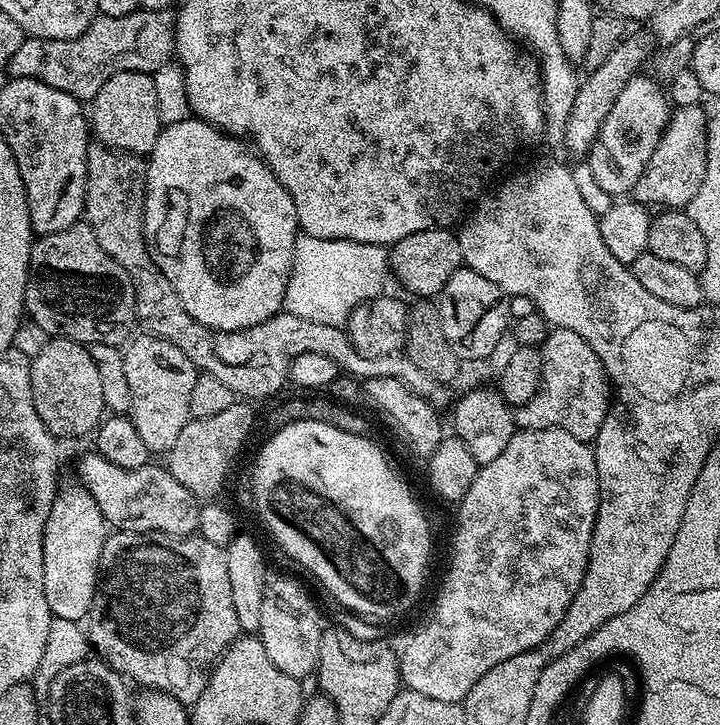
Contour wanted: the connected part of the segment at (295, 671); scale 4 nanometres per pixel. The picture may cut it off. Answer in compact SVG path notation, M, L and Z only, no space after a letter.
M273 579L262 598L262 622L259 637L266 654L282 674L290 674L294 679L303 681L316 670L318 654L322 650L322 634L326 627L320 621L320 612L308 592L292 580Z

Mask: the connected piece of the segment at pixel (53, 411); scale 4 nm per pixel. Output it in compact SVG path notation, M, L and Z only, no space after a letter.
M64 336L49 338L46 346L37 356L31 357L30 386L34 394L34 410L38 410L38 418L57 438L63 436L84 436L95 433L96 427L106 415L102 398L102 381L98 379L98 366L94 366L91 351L77 340L67 340Z

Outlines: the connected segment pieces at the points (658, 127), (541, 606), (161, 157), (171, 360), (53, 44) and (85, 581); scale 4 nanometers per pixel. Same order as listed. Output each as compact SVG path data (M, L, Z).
M637 74L626 82L614 106L610 106L610 114L606 114L598 138L586 157L594 182L614 198L624 198L631 193L669 122L670 97L667 91L651 75L644 75Z
M561 428L518 430L494 462L479 465L470 490L458 501L452 557L432 613L405 642L404 649L399 649L403 687L418 690L426 698L438 698L438 702L459 704L486 670L543 644L562 622L578 586L582 586L599 505L596 453L585 441Z
M189 118L182 122L163 125L158 134L158 142L154 142L154 150L146 157L144 169L144 237L148 243L148 249L153 262L166 274L174 294L186 306L186 314L194 318L202 326L210 326L214 330L233 332L250 326L258 326L266 322L266 318L275 316L284 307L284 295L292 269L294 258L294 246L298 239L298 225L296 211L294 210L294 198L274 178L274 174L268 169L268 165L260 159L259 155L243 139L231 134L226 134L223 128L215 128L199 118Z
M140 334L123 349L126 366L126 382L130 385L130 413L138 435L146 441L149 453L166 454L178 442L182 426L193 419L190 414L190 390L194 386L198 370L170 342L157 336Z
M136 9L119 18L99 15L86 31L74 39L46 39L28 36L10 58L9 77L34 78L62 90L81 102L91 101L116 73L142 72L148 75L171 63L176 47L176 17L171 9Z
M102 512L92 516L56 516L46 520L43 532L43 588L46 602L53 616L83 621L93 604L96 589L98 558L108 535L108 527Z

